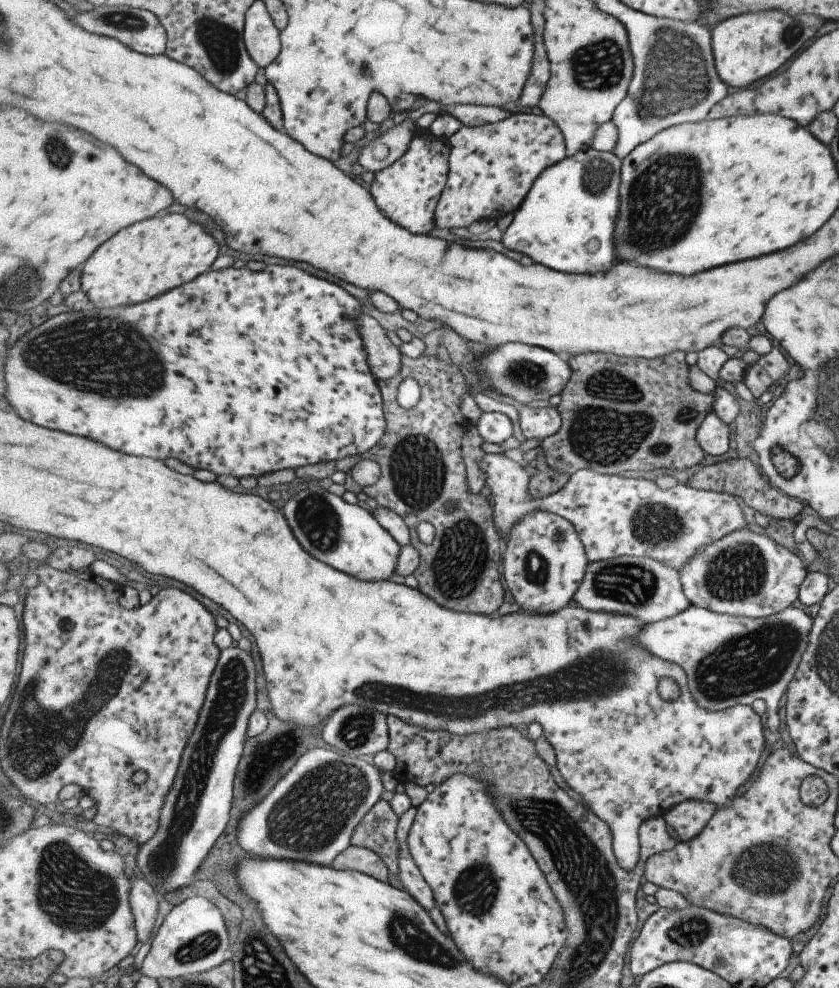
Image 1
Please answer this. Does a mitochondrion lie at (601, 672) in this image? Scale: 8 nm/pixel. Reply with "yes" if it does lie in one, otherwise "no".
yes

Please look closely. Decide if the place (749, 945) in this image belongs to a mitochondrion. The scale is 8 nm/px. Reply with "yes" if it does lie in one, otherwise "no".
no

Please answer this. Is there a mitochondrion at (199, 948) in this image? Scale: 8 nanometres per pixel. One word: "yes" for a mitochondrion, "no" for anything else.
yes

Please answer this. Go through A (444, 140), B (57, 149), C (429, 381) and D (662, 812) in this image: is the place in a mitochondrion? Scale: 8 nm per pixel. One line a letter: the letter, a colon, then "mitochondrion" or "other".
A: other
B: mitochondrion
C: other
D: other

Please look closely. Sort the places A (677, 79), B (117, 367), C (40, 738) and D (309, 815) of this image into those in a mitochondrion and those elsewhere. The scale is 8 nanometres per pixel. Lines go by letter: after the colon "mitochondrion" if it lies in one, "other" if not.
A: mitochondrion
B: mitochondrion
C: mitochondrion
D: mitochondrion

